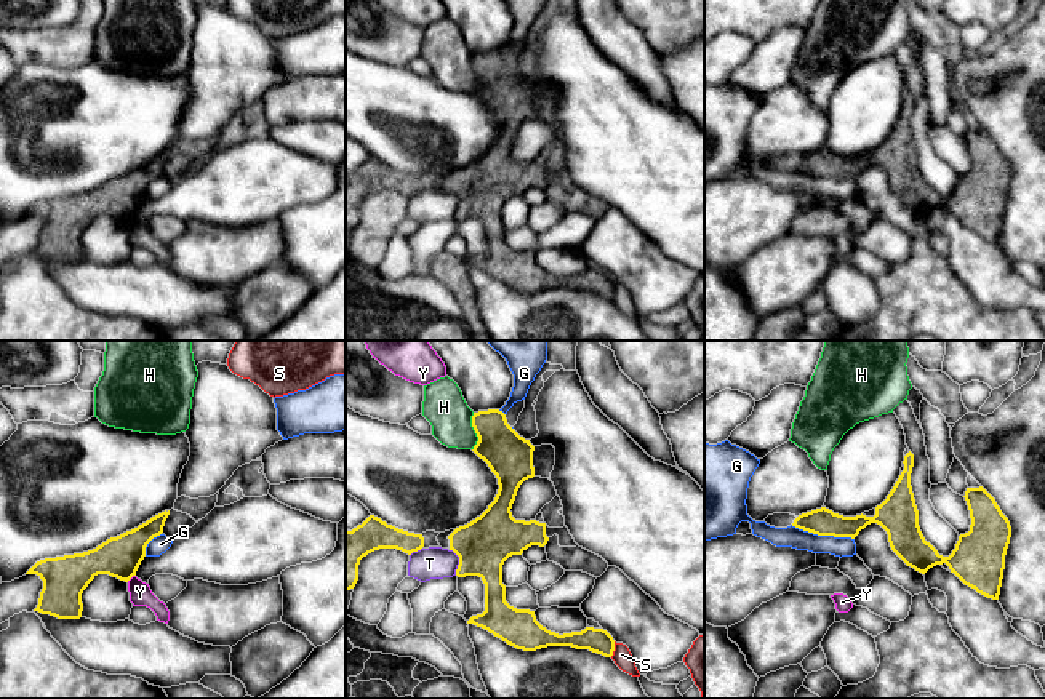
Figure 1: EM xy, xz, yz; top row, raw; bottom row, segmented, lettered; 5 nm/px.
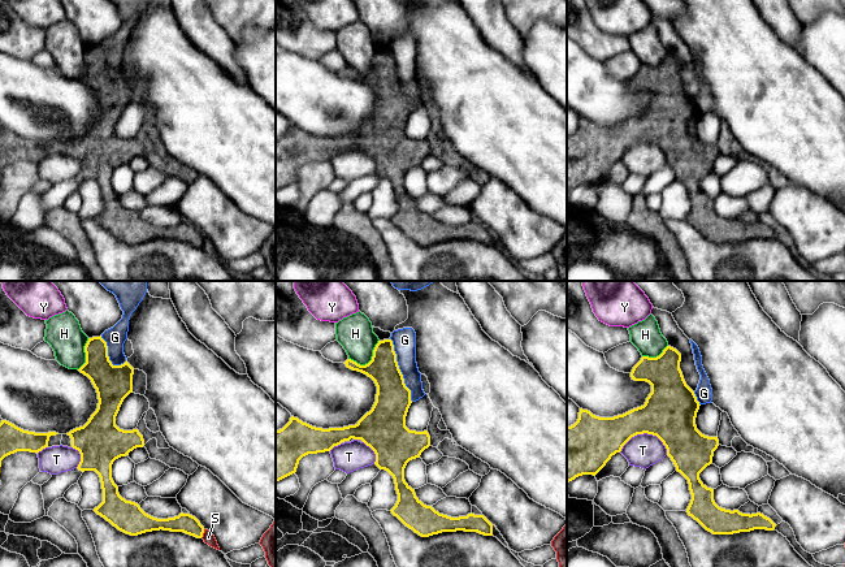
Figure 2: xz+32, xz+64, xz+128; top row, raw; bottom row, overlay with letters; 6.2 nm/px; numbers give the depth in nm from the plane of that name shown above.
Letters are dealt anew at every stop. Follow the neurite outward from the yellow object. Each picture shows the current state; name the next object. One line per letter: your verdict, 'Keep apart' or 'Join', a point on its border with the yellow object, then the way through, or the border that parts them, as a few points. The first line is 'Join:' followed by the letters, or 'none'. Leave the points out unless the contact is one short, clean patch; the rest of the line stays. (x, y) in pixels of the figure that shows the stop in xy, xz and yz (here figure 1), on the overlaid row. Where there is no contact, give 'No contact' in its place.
Join: none
G: Keep apart. Touches yellow at yz (823, 535). Boundary: yz (791, 525), (818, 535), (850, 536), (853, 539)
H: Keep apart. Touches yellow at xz (476, 432)
S: Keep apart. Touches yellow at xz (613, 650). Boundary: xz (615, 642), (615, 650), (610, 656)
T: Keep apart. Touches yellow at xz (460, 562)
Y: Keep apart. Touches yellow at xy (130, 578). Boundary: xy (135, 575), (127, 581)

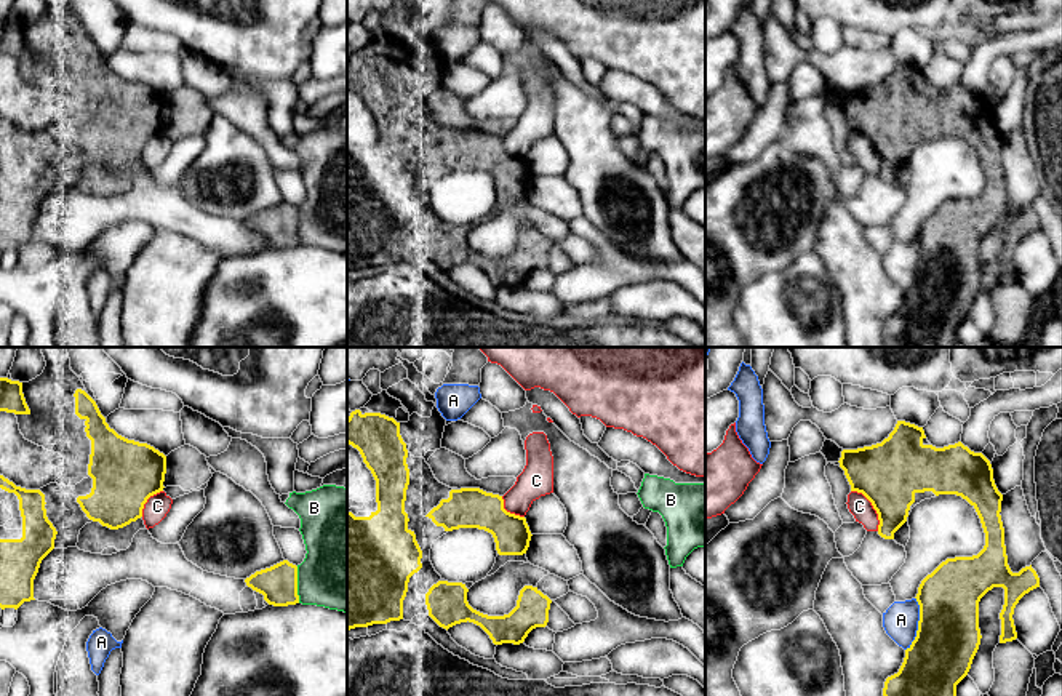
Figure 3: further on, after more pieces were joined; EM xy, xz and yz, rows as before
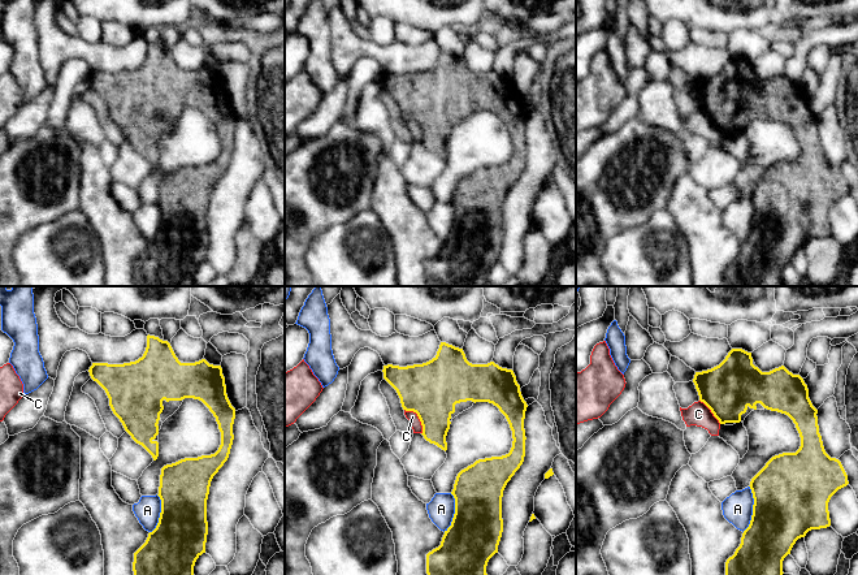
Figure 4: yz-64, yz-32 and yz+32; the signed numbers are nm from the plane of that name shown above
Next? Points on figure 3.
Join: none
A: Keep apart. Touches yellow at yz (918, 624)
B: Keep apart. Touches yellow at xy (296, 584)
C: Keep apart. Touches yellow at yz (874, 508). Boundary: yz (851, 490), (859, 492), (872, 504), (878, 530)

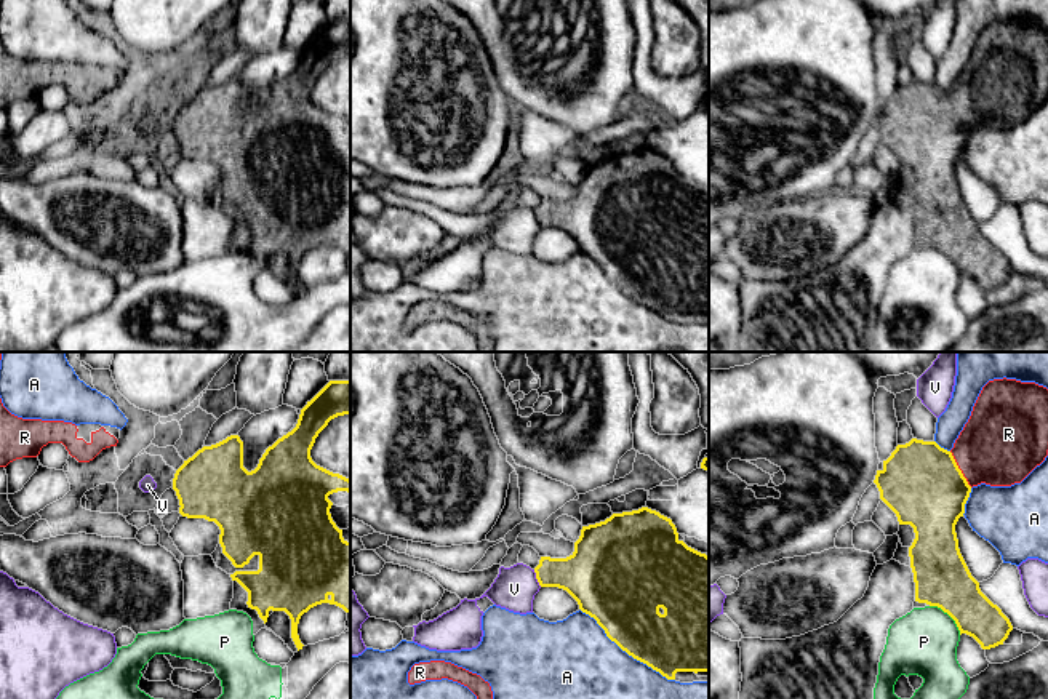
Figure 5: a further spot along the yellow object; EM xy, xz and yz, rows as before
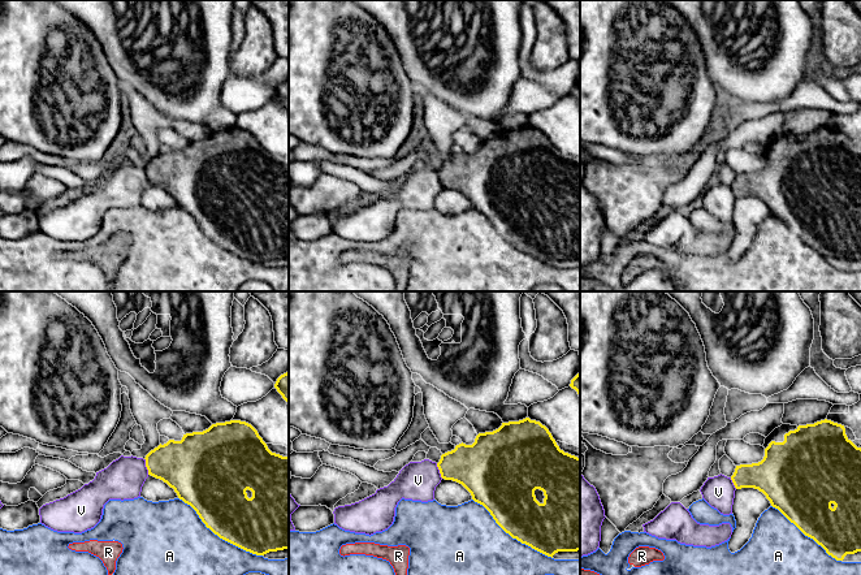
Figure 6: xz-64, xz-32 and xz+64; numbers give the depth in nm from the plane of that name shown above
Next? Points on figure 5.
Join: R
A: Keep apart. Touches yellow at xz (626, 651)
P: Keep apart. Touches yellow at yz (949, 615). Boundary: yz (930, 605), (940, 607), (954, 621), (960, 634)
R: Join. Touches yellow at yz (959, 469). Path across: yz (920, 482), (940, 482), (959, 469), (1000, 445)
V: Keep apart. Touches yellow at xz (536, 578). Boundary: xz (533, 570), (541, 586)

